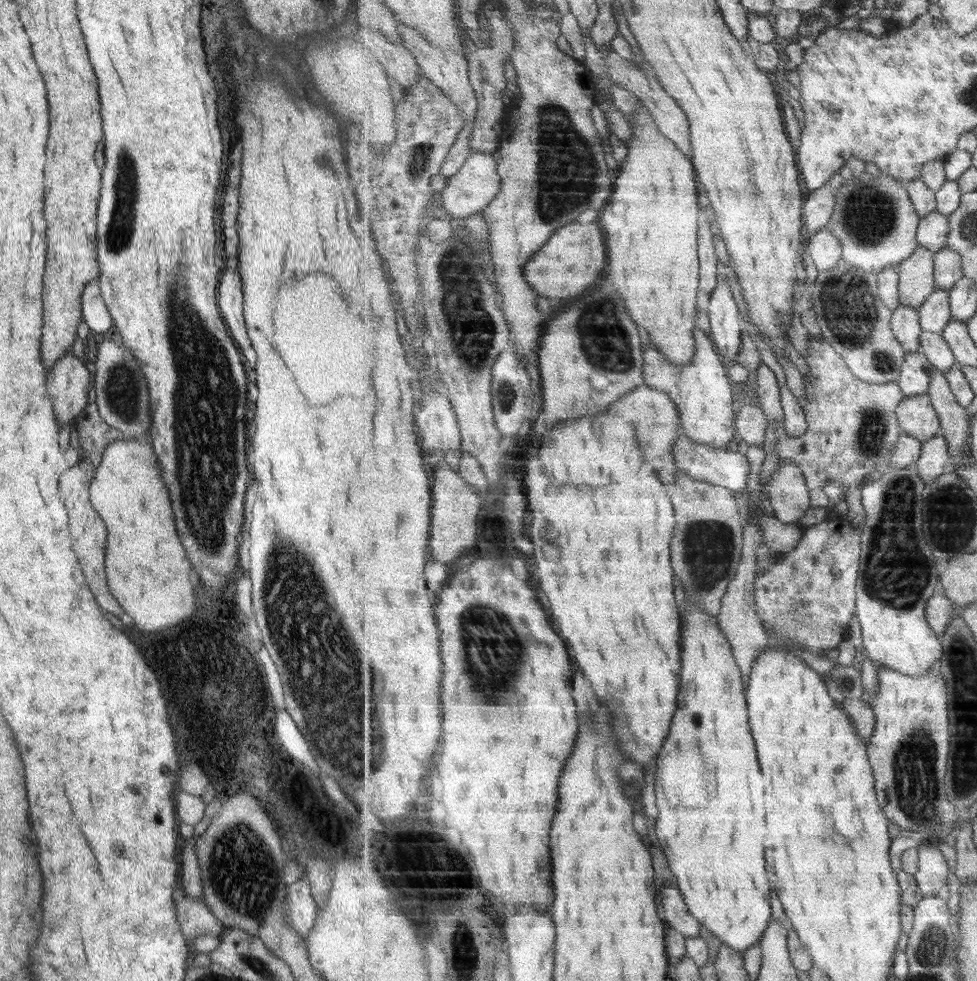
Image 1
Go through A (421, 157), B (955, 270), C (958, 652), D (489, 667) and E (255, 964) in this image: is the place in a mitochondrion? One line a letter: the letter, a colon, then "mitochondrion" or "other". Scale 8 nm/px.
A: mitochondrion
B: other
C: other
D: mitochondrion
E: mitochondrion

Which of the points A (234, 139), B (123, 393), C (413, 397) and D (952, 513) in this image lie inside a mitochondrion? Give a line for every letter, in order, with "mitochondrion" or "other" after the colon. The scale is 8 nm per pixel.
A: other
B: mitochondrion
C: other
D: mitochondrion

